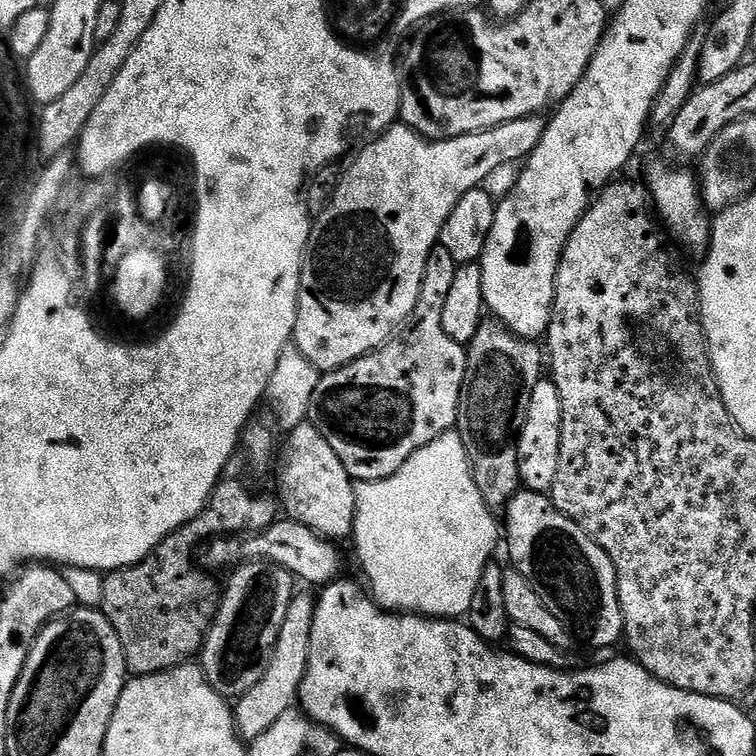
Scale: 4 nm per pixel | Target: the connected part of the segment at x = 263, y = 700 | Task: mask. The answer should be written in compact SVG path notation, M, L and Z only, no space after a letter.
M301 589L290 602L286 616L282 622L278 640L272 658L256 684L233 707L233 729L239 739L246 742L254 741L266 732L271 724L280 718L280 714L291 707L299 693L300 684L304 680L308 664L308 642L313 626L313 614L316 609L316 596L309 589Z

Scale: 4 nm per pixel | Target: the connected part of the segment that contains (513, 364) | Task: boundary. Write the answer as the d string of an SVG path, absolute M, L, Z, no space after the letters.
M499 322L481 323L480 328L474 334L472 341L466 346L468 361L464 367L464 381L460 387L460 401L456 411L455 435L460 435L460 444L463 455L470 461L470 471L476 481L476 489L480 491L483 503L489 509L503 509L508 501L518 491L518 472L508 460L500 457L500 451L508 440L508 431L512 428L512 415L516 412L516 399L520 396L520 364L516 360L524 360L528 352L523 348L517 337L513 336L503 324Z

